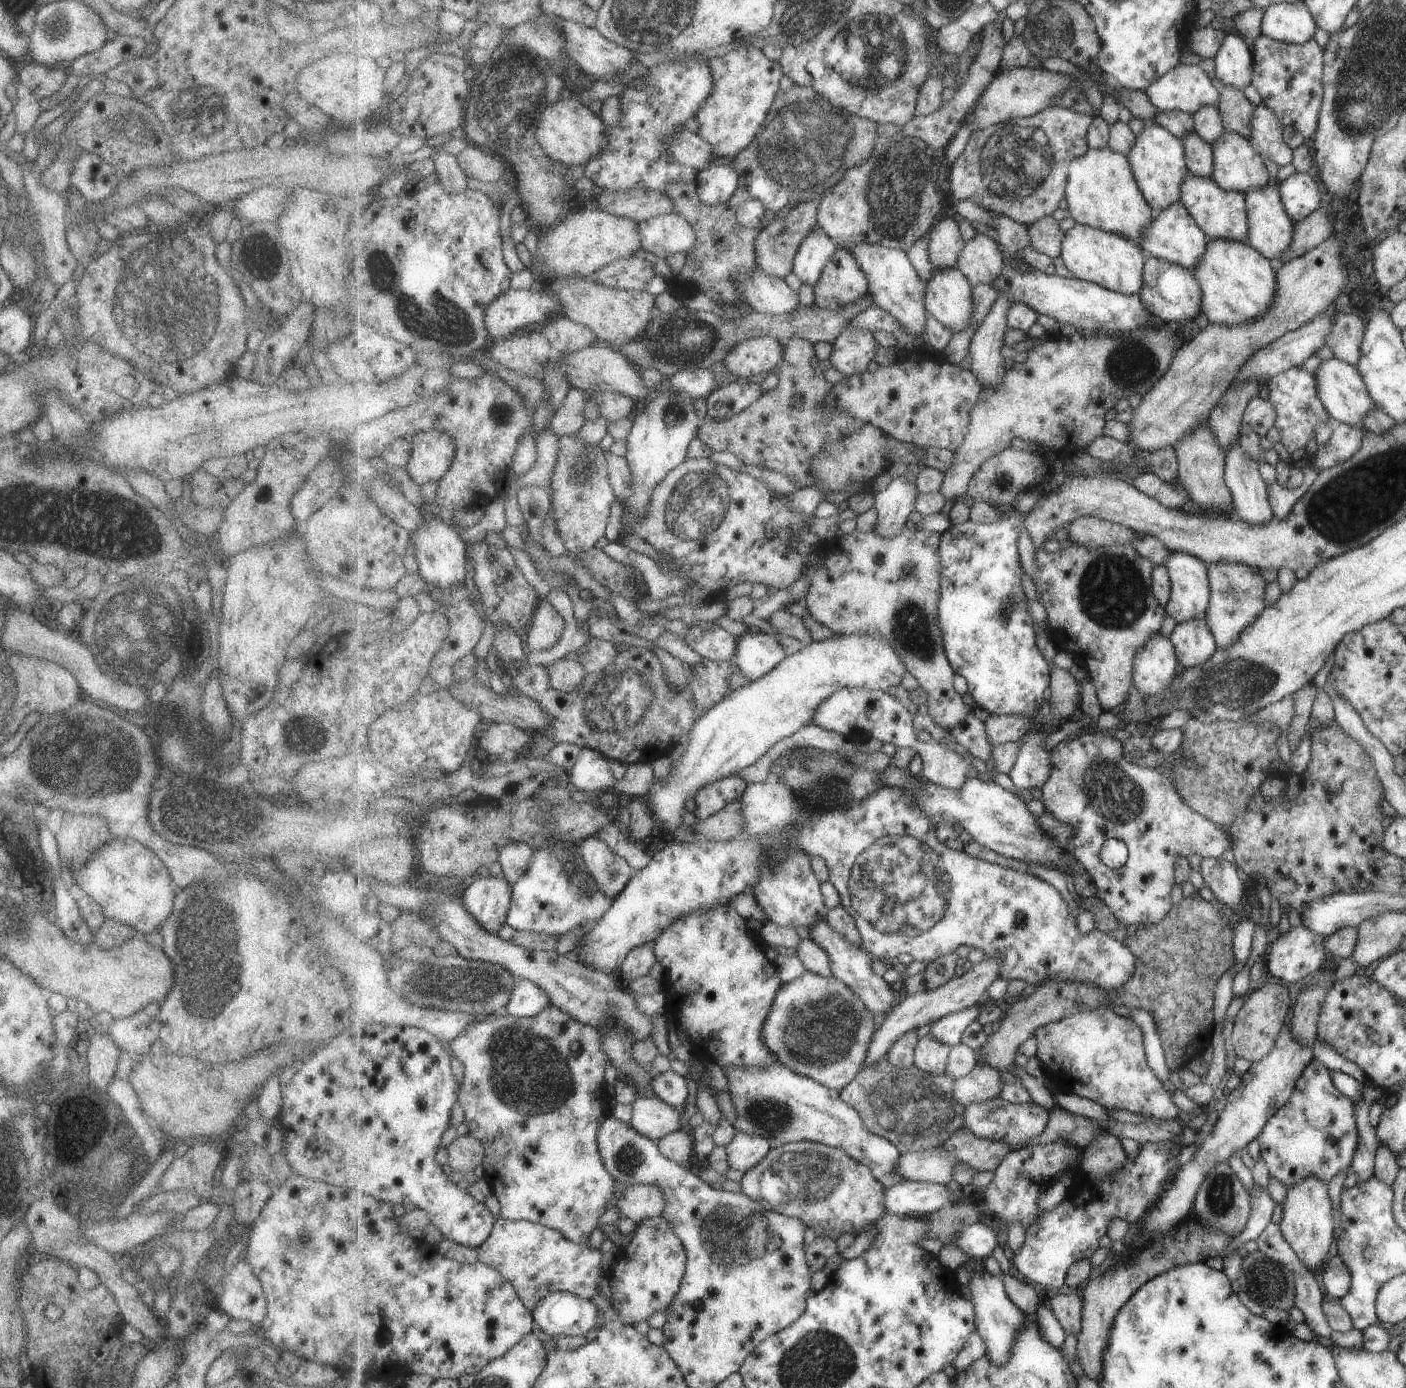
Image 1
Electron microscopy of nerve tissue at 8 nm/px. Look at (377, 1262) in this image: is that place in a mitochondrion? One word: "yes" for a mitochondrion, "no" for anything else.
no

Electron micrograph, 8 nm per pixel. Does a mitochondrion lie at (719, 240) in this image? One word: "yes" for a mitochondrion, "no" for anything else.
no

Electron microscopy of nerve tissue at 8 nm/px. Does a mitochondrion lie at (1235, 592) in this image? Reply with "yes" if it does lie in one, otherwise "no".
yes

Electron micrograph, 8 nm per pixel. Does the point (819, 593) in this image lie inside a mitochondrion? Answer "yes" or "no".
no

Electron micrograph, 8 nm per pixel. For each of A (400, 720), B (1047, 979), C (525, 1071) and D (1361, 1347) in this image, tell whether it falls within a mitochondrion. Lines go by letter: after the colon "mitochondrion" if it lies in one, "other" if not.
A: other
B: other
C: mitochondrion
D: other

